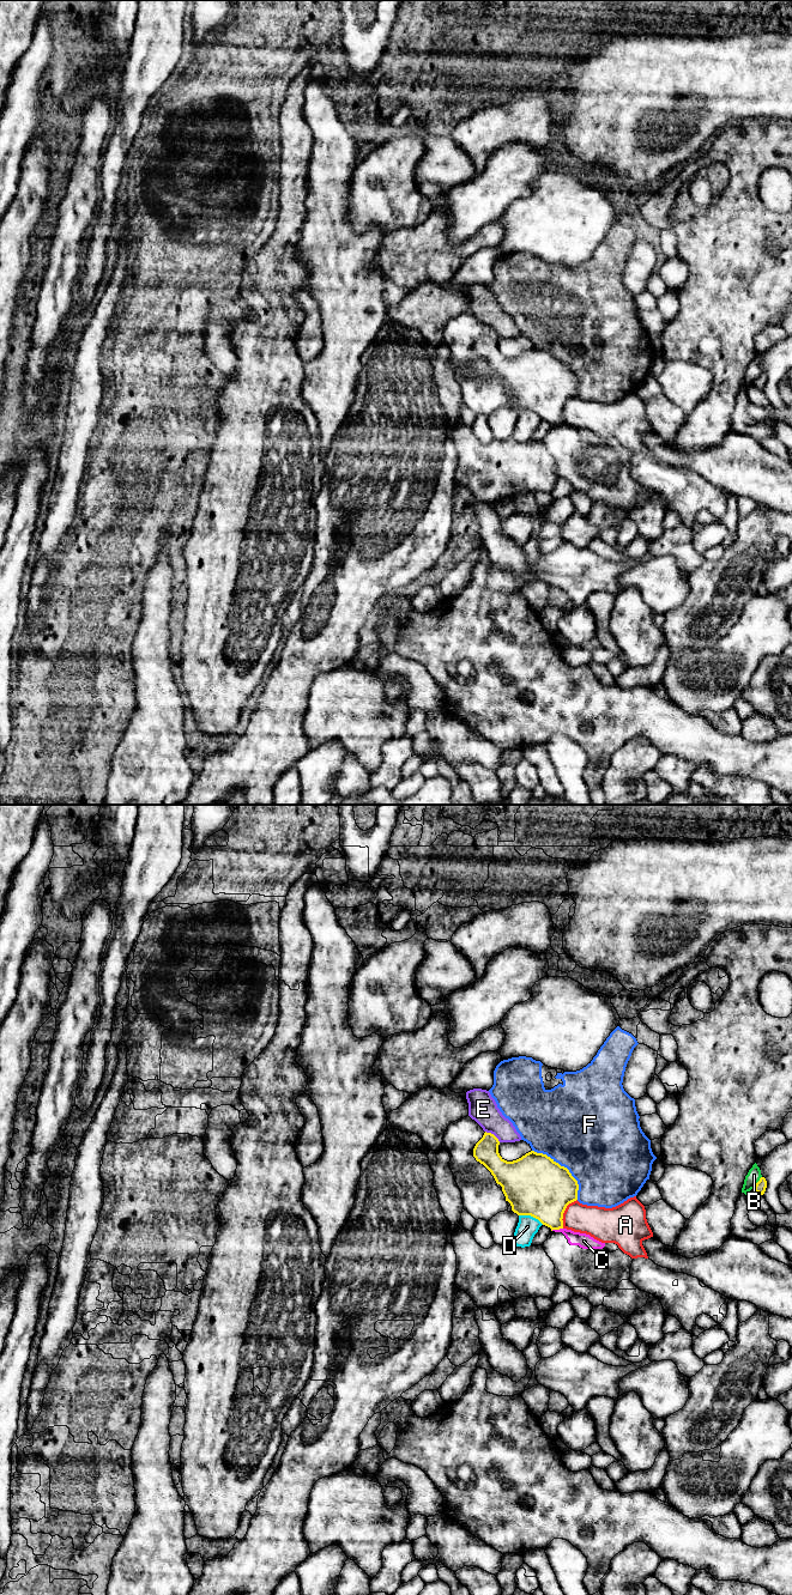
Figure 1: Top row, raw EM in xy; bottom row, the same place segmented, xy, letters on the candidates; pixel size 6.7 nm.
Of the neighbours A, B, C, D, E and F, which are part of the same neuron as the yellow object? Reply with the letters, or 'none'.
none

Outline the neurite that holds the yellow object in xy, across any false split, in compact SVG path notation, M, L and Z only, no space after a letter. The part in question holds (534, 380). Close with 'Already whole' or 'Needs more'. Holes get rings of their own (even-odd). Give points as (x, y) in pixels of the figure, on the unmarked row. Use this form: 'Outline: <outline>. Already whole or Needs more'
Outline: M484 328L473 344L473 352L494 371L497 380L518 411L531 411L552 425L563 424L563 408L567 401L578 395L579 380L569 365L543 348L531 346L521 353L507 357L498 348L498 334Z. Already whole

